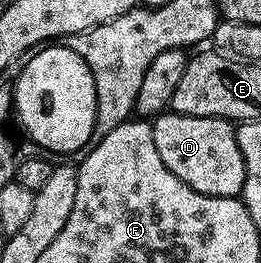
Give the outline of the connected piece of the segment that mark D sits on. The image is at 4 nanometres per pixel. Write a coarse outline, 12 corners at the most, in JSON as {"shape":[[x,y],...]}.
{"shape":[[152,120],[163,165],[191,189],[240,196],[245,161],[230,120]]}

